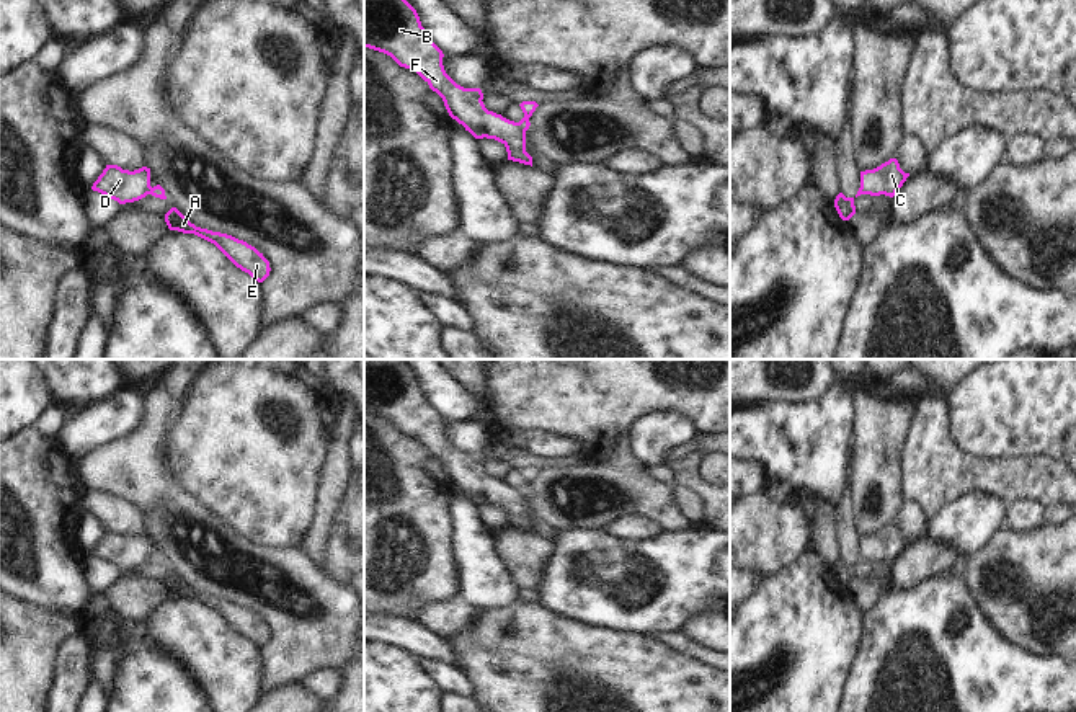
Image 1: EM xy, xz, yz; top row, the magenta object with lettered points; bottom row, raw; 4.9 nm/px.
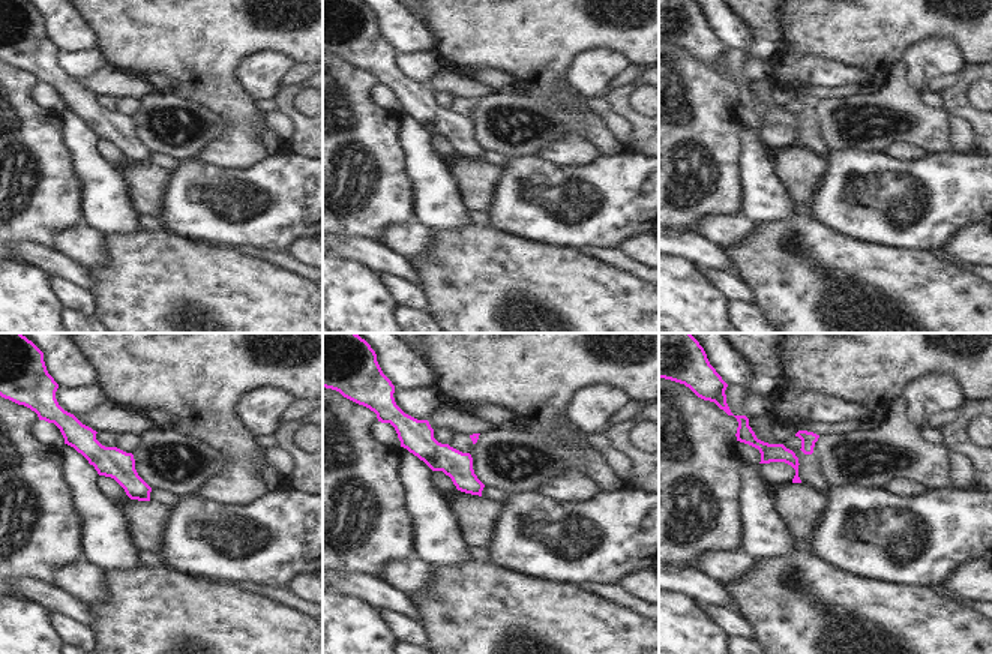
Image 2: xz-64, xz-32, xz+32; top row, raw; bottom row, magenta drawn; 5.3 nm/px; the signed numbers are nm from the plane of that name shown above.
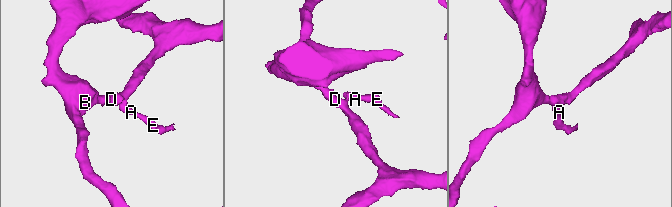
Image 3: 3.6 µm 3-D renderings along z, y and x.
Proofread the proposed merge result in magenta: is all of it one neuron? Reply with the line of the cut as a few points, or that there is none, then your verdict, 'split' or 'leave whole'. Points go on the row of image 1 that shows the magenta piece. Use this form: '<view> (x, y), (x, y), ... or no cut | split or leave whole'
xz (516, 123), (524, 131) | split

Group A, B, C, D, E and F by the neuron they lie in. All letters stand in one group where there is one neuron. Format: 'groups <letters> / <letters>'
groups A E / B C D F

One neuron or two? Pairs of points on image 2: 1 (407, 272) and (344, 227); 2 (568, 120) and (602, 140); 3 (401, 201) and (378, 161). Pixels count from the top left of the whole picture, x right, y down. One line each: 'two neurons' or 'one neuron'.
1: two neurons
2: one neuron
3: one neuron

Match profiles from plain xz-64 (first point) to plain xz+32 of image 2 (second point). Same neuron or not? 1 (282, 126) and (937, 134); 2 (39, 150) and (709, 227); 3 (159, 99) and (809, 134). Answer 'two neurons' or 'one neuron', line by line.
1: two neurons
2: two neurons
3: two neurons

